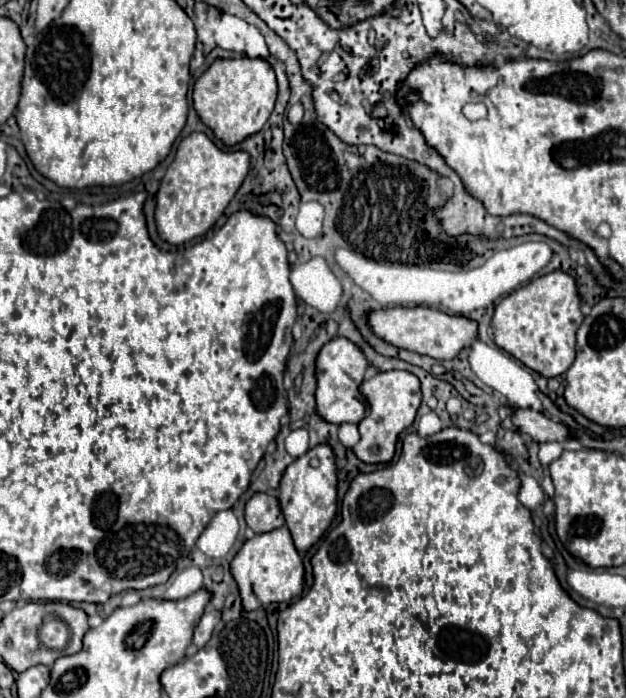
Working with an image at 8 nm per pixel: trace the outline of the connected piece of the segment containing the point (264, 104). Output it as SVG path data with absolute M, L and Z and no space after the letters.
M261 58L217 60L193 86L193 106L201 122L213 130L225 146L237 146L245 138L261 132L269 120L277 98L277 80L269 62Z

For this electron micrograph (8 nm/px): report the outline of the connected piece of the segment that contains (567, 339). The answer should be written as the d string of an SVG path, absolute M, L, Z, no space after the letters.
M553 270L531 280L527 286L517 288L497 304L491 318L495 330L493 340L499 348L543 378L561 376L575 360L575 332L583 322L579 308L581 298L577 294L575 280L561 270Z

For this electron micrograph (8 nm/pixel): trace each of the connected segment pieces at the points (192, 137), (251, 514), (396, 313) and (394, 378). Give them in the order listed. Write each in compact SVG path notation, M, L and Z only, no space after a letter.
M193 132L179 142L175 160L157 190L155 224L161 240L179 246L205 234L223 214L249 172L247 152L223 152L205 134Z
M255 494L245 506L245 522L255 534L265 534L285 524L279 510L279 500L269 494Z
M393 306L393 308L381 308L381 310L369 310L367 312L369 328L385 340L387 344L395 348L403 348L409 352L425 354L435 360L451 360L459 354L461 348L467 348L477 338L477 322L469 320L465 316L449 316L445 312L439 312L435 308L425 306Z
M403 370L379 372L371 380L365 380L361 384L359 392L365 396L365 400L369 404L369 414L359 422L361 440L353 446L353 452L365 464L391 462L399 434L413 424L417 408L421 404L419 378L409 374L409 372L403 372Z

